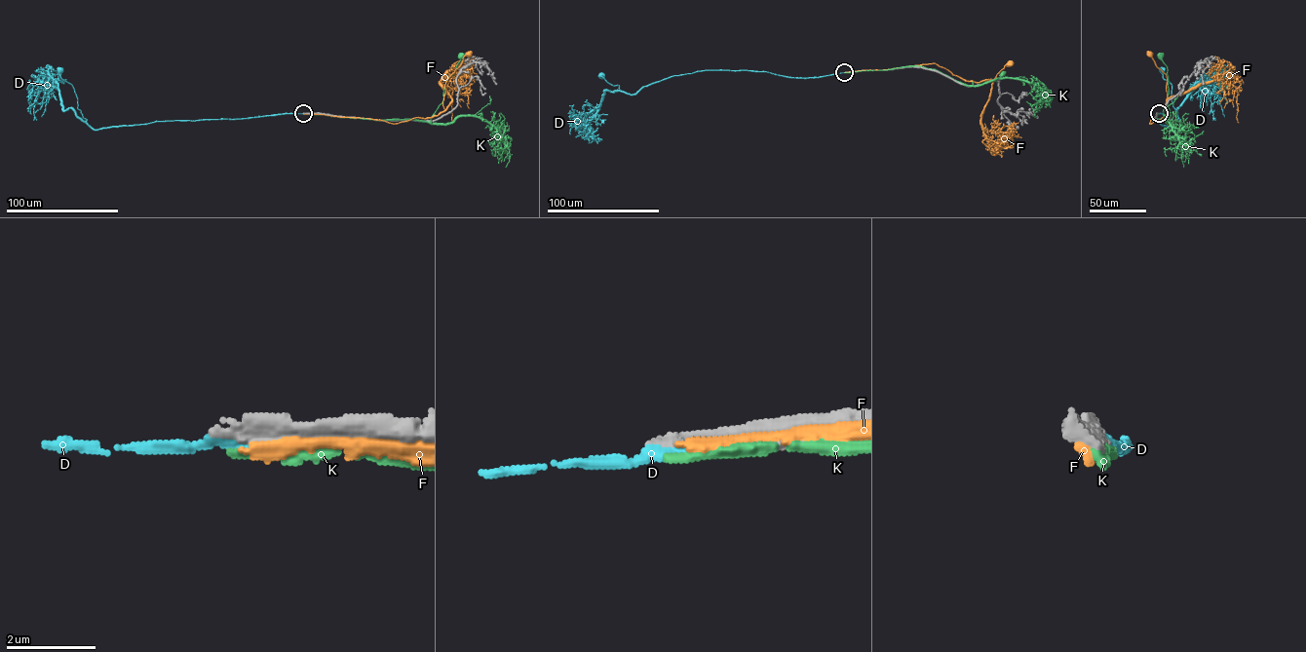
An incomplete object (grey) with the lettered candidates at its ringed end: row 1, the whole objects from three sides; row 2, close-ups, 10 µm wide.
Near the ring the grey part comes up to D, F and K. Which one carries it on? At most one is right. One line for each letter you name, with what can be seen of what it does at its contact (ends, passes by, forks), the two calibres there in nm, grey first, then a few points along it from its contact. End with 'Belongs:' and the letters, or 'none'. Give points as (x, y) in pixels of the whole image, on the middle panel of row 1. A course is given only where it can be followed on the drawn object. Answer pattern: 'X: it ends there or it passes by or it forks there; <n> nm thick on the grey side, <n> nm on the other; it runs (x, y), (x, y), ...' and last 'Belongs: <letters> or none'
D: it ends there; 420 nm thick on the grey side, 240 nm on the other; it runs (845, 72), (793, 78), (765, 71), (702, 70), (671, 76), (642, 86), (633, 95), (601, 75)
Belongs: D

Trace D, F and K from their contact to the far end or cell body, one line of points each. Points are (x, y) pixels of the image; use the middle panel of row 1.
D: (845, 72), (793, 78), (765, 71), (702, 70), (671, 76), (642, 86), (633, 95), (601, 75)
F: (847, 72), (936, 63), (967, 81), (979, 82), (991, 80), (1011, 63)
K: (847, 72), (922, 66), (968, 85), (973, 82), (997, 81), (1002, 74)

